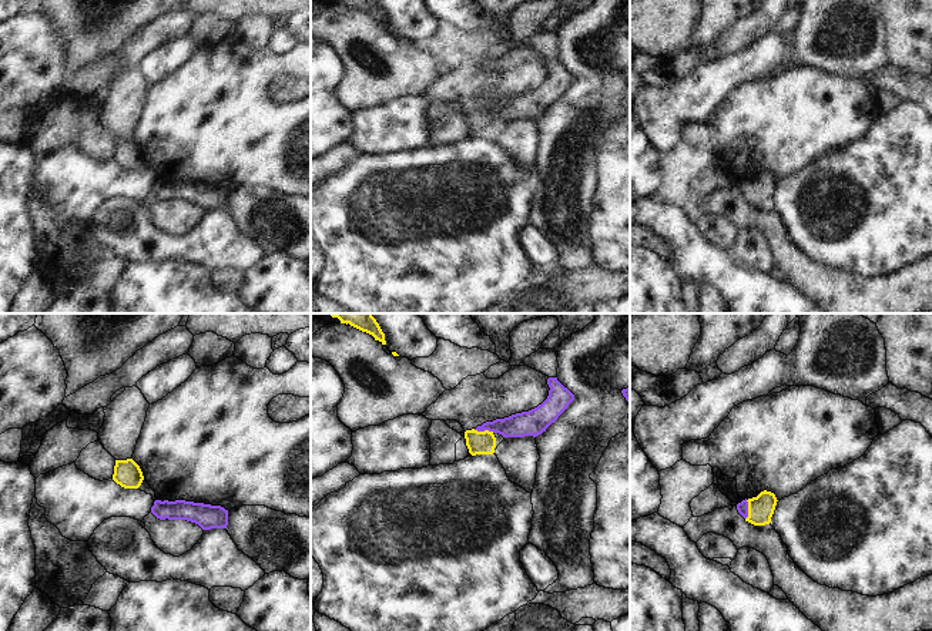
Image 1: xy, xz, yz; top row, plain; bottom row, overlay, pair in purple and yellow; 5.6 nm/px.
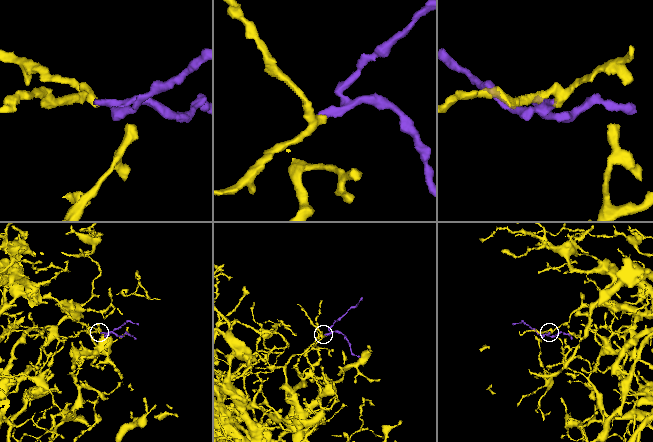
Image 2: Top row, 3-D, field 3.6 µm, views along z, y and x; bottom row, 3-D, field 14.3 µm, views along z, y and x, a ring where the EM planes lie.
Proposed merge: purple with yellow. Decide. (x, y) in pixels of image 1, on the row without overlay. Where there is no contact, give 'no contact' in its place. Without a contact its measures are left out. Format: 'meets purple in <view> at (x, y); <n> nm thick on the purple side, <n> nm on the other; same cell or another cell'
meets purple in xz at (483, 111); 140 nm thick on the purple side, 130 nm on the other; same cell

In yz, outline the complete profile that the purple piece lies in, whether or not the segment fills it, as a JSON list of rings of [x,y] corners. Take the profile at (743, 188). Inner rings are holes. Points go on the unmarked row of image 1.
[[[764,171],[757,178],[738,184],[737,191],[745,202],[754,207],[765,207],[771,204],[777,182],[774,174]]]

